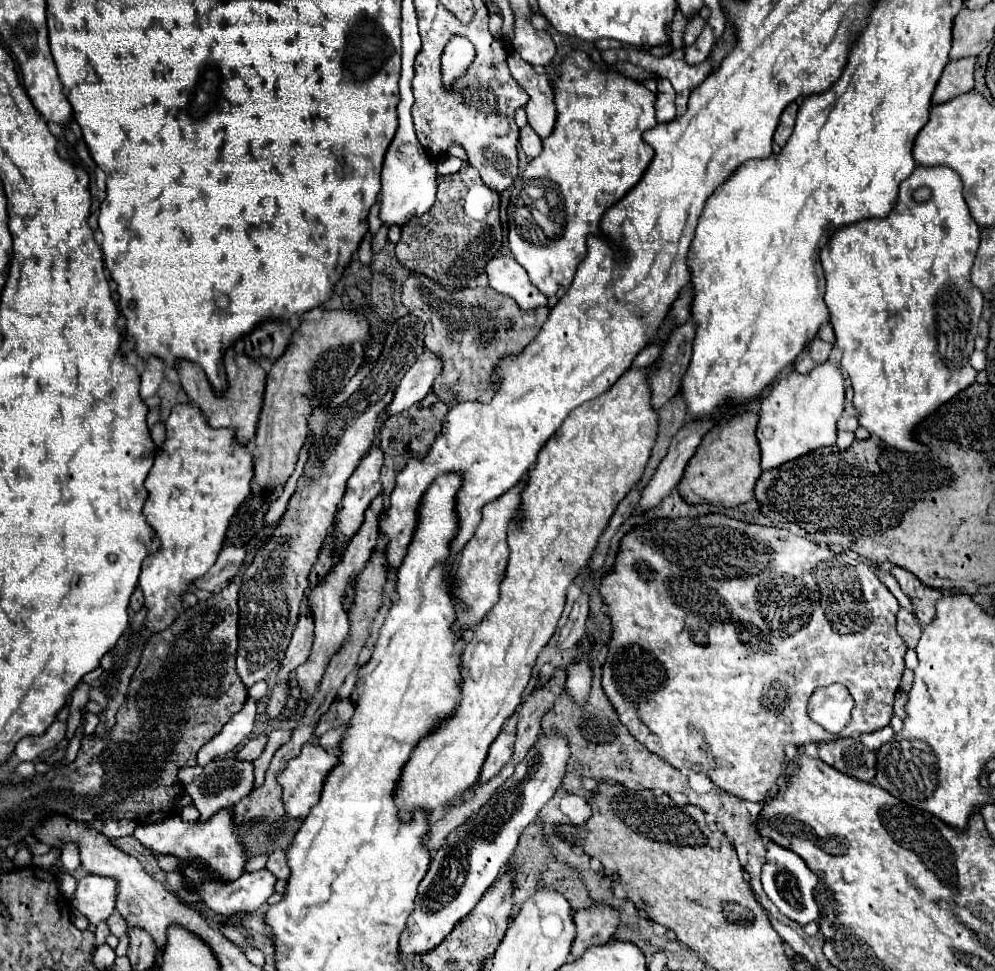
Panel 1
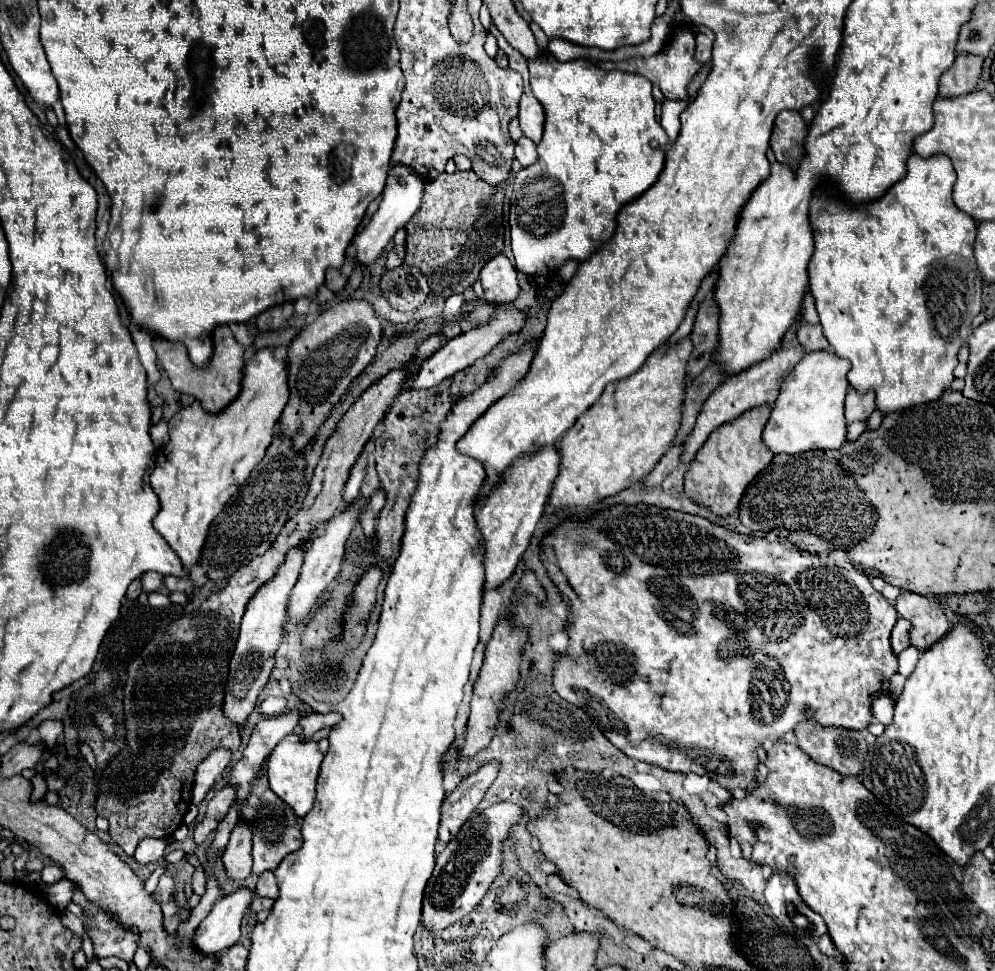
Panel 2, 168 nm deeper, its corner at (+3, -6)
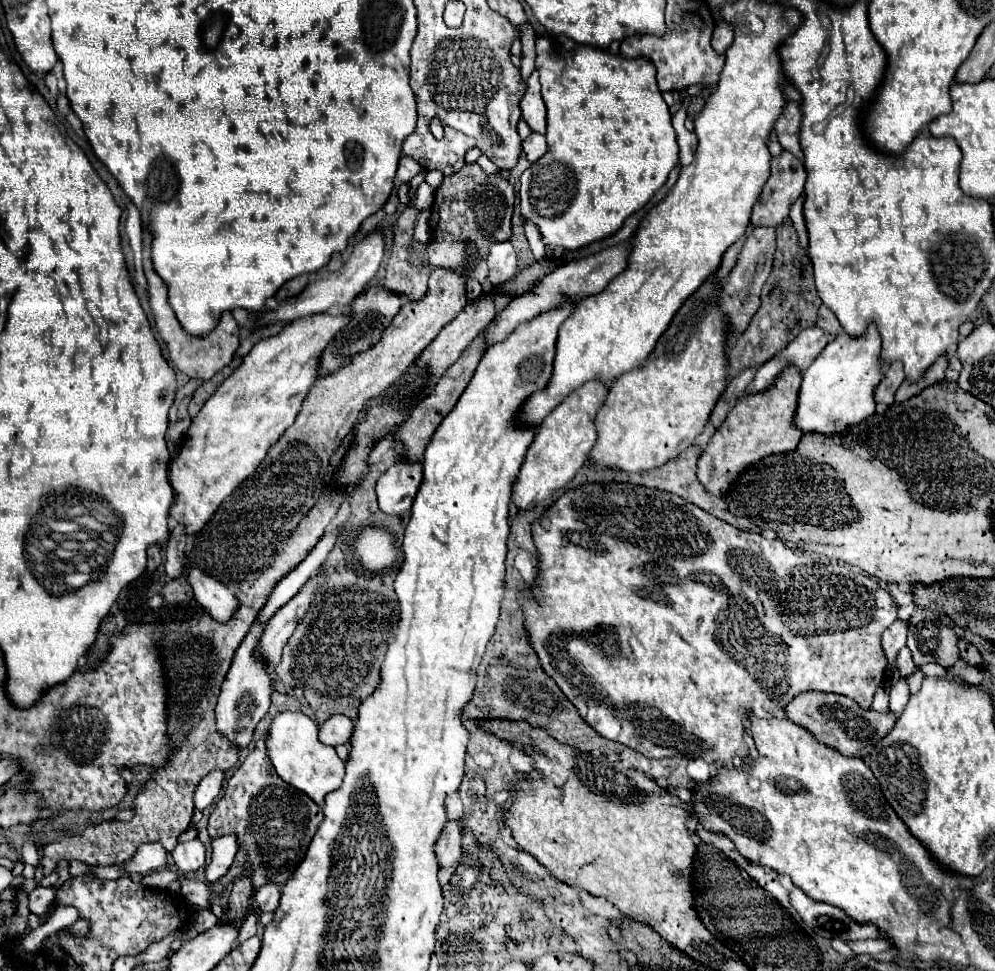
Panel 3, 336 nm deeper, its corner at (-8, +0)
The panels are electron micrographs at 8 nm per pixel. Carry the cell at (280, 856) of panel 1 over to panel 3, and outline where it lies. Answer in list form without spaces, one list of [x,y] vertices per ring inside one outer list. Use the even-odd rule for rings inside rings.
[[[266,884],[254,892],[254,902],[260,912],[274,912],[280,900],[280,886]]]

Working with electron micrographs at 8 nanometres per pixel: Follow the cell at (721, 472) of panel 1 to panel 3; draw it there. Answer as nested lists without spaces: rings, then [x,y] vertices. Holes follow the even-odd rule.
[[[788,366],[776,376],[774,384],[768,390],[744,394],[738,398],[736,406],[728,412],[726,420],[716,428],[714,436],[710,438],[708,446],[698,458],[698,480],[708,492],[724,496],[728,486],[738,478],[738,474],[756,460],[770,454],[796,450],[802,434],[796,430],[792,418],[796,412],[800,382],[802,382],[800,370],[796,370],[796,366]]]

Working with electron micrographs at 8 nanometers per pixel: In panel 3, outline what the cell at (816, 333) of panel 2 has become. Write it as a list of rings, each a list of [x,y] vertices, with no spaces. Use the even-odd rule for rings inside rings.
[[[824,304],[820,306],[820,310],[818,310],[818,322],[816,322],[816,326],[820,326],[822,330],[826,330],[826,332],[830,332],[830,334],[838,334],[840,332],[840,322],[838,322],[838,318],[832,314],[832,310],[828,310]]]

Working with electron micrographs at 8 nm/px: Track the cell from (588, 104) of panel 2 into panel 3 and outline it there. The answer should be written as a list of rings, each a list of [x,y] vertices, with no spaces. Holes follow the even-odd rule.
[[[538,36],[536,38],[536,70],[540,74],[540,84],[542,84],[542,98],[546,102],[546,122],[548,122],[548,132],[546,132],[546,140],[548,140],[548,152],[536,160],[522,176],[520,176],[520,208],[522,208],[522,216],[532,220],[540,232],[542,232],[542,240],[544,244],[550,246],[562,246],[566,250],[578,250],[584,248],[588,244],[592,244],[594,240],[606,238],[610,234],[614,234],[616,230],[620,230],[620,226],[624,224],[624,220],[638,212],[640,208],[646,206],[646,202],[656,194],[656,190],[660,190],[660,186],[666,182],[670,170],[678,164],[678,144],[676,144],[676,132],[672,128],[670,122],[670,112],[668,112],[668,104],[662,98],[662,92],[656,86],[656,68],[652,66],[652,62],[648,62],[648,58],[622,58],[622,56],[614,56],[610,52],[604,52],[600,48],[594,46],[576,46],[574,50],[564,50],[558,42],[554,42],[550,36]]]

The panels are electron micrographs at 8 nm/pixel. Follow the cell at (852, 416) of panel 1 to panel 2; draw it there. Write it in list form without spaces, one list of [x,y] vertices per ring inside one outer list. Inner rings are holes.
[[[849,386],[847,390],[847,400],[845,400],[845,420],[847,424],[853,422],[865,422],[871,412],[875,410],[875,394],[867,392],[867,394],[859,394],[857,390],[853,390]]]

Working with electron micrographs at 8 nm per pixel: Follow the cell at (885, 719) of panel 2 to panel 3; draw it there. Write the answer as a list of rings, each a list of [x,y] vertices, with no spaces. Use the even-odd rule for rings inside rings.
[[[878,688],[876,694],[874,694],[874,702],[872,702],[872,708],[878,710],[878,712],[888,712],[888,692],[886,688]]]

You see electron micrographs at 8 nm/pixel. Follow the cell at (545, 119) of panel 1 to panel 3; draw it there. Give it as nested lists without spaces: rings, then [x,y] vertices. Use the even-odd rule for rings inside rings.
[[[532,72],[532,76],[528,78],[528,88],[522,96],[520,108],[522,108],[522,118],[526,120],[526,124],[534,132],[546,134],[546,106],[540,96],[540,82],[536,72]]]

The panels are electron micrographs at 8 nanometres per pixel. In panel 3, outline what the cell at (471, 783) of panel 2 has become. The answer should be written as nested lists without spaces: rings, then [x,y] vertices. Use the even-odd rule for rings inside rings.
[[[450,820],[444,826],[442,836],[438,838],[434,850],[438,856],[440,868],[452,868],[460,862],[462,858],[462,822],[460,820]]]

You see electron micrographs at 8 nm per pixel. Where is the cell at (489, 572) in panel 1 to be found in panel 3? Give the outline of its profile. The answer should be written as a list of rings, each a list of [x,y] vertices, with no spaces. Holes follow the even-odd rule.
[[[600,380],[586,382],[580,386],[580,390],[568,394],[568,398],[564,398],[564,402],[560,402],[560,406],[556,406],[556,410],[552,410],[552,414],[548,414],[548,418],[544,418],[544,422],[536,428],[536,438],[514,482],[512,504],[516,508],[530,508],[532,504],[550,498],[556,488],[564,488],[566,482],[570,482],[574,474],[586,464],[590,450],[598,438],[594,418],[604,406],[608,390],[610,386]]]

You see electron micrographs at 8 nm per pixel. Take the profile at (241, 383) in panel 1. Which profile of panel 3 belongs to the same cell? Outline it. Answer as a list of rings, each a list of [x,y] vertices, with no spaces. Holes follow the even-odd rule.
[[[144,226],[142,228],[142,254],[144,254],[144,274],[148,280],[149,304],[152,308],[154,320],[156,320],[156,328],[160,332],[160,336],[164,338],[166,346],[168,346],[168,356],[172,358],[172,362],[176,364],[178,370],[182,370],[184,374],[188,374],[190,378],[202,378],[202,380],[210,380],[216,372],[220,372],[224,366],[228,366],[232,362],[232,356],[240,344],[240,328],[236,324],[236,320],[232,318],[230,312],[224,312],[220,316],[218,326],[206,334],[206,336],[192,336],[188,332],[184,332],[184,328],[180,326],[174,310],[168,304],[168,288],[162,282],[162,278],[156,274],[156,270],[152,268],[152,260],[150,260],[150,242],[152,242],[152,232]]]

